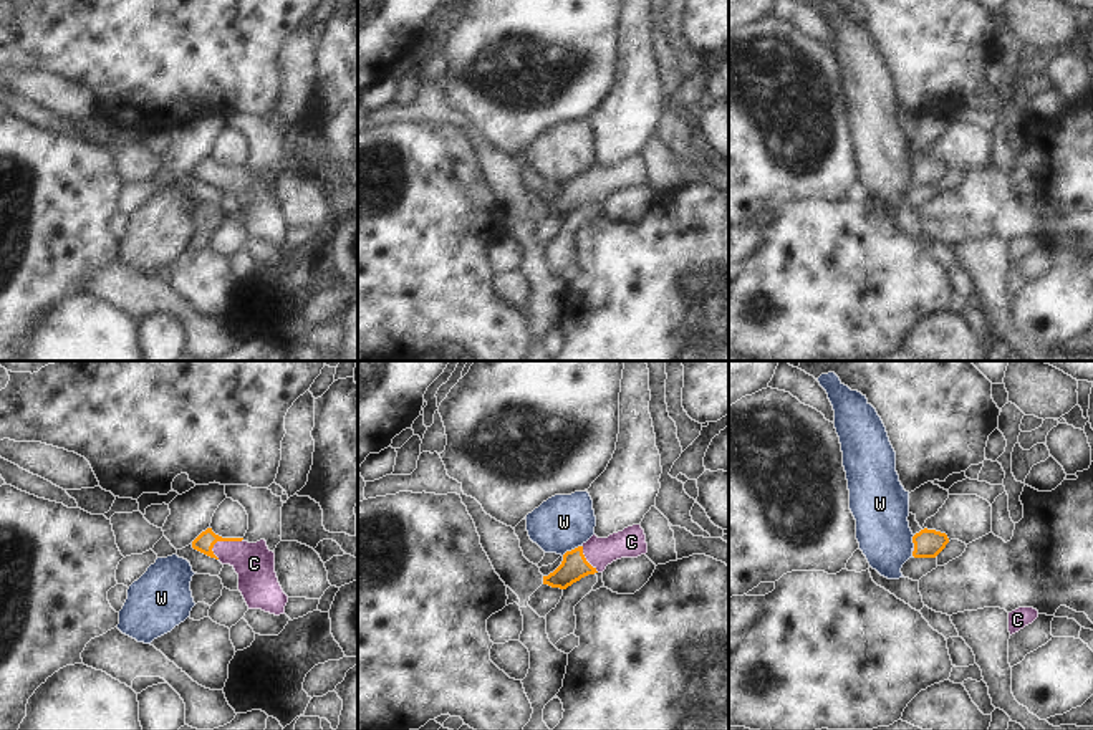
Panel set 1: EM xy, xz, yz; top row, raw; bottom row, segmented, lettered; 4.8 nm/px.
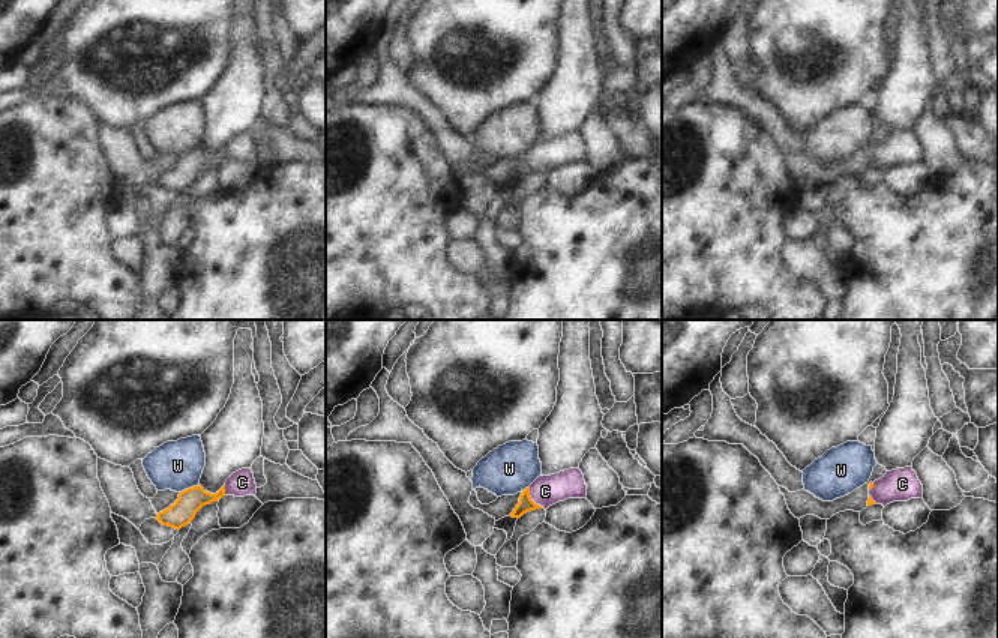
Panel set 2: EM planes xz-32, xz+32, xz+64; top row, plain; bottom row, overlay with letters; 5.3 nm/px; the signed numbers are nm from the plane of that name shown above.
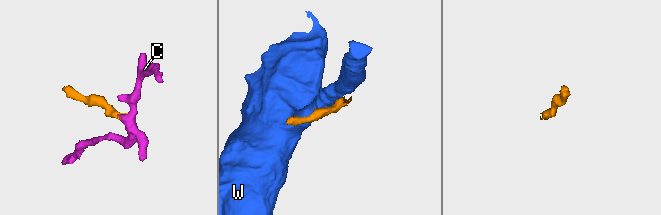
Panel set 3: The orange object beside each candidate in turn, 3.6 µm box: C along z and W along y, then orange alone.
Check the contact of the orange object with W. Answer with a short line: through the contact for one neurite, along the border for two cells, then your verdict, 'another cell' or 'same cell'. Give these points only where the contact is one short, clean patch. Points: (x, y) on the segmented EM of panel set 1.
line xz (582, 545), (562, 555); another cell

